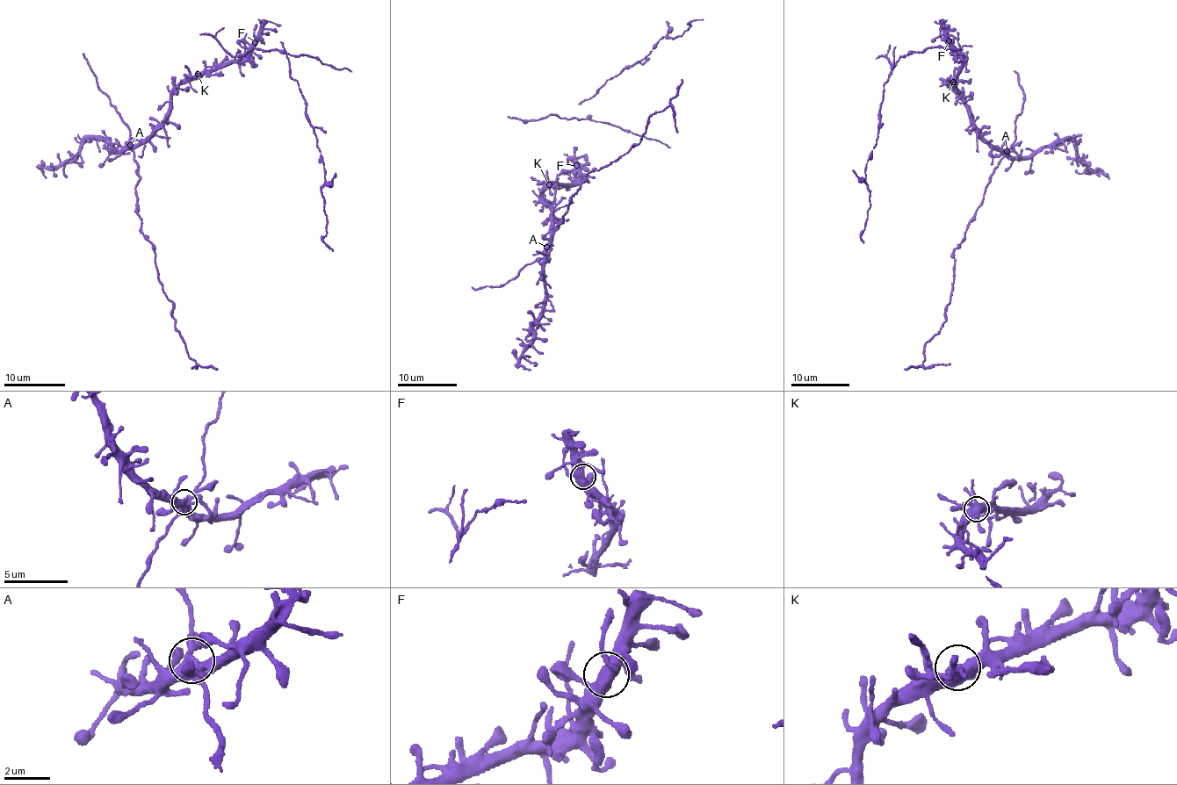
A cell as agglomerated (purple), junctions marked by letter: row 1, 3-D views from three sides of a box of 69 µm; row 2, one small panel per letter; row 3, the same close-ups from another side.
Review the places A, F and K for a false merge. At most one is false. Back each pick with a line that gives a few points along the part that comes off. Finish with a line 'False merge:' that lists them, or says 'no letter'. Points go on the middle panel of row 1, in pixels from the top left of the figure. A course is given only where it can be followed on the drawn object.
False merge: no letter

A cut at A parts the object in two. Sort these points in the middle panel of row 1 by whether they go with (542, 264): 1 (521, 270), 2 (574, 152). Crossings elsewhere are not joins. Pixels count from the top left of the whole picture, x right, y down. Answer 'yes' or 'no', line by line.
1: no
2: yes

